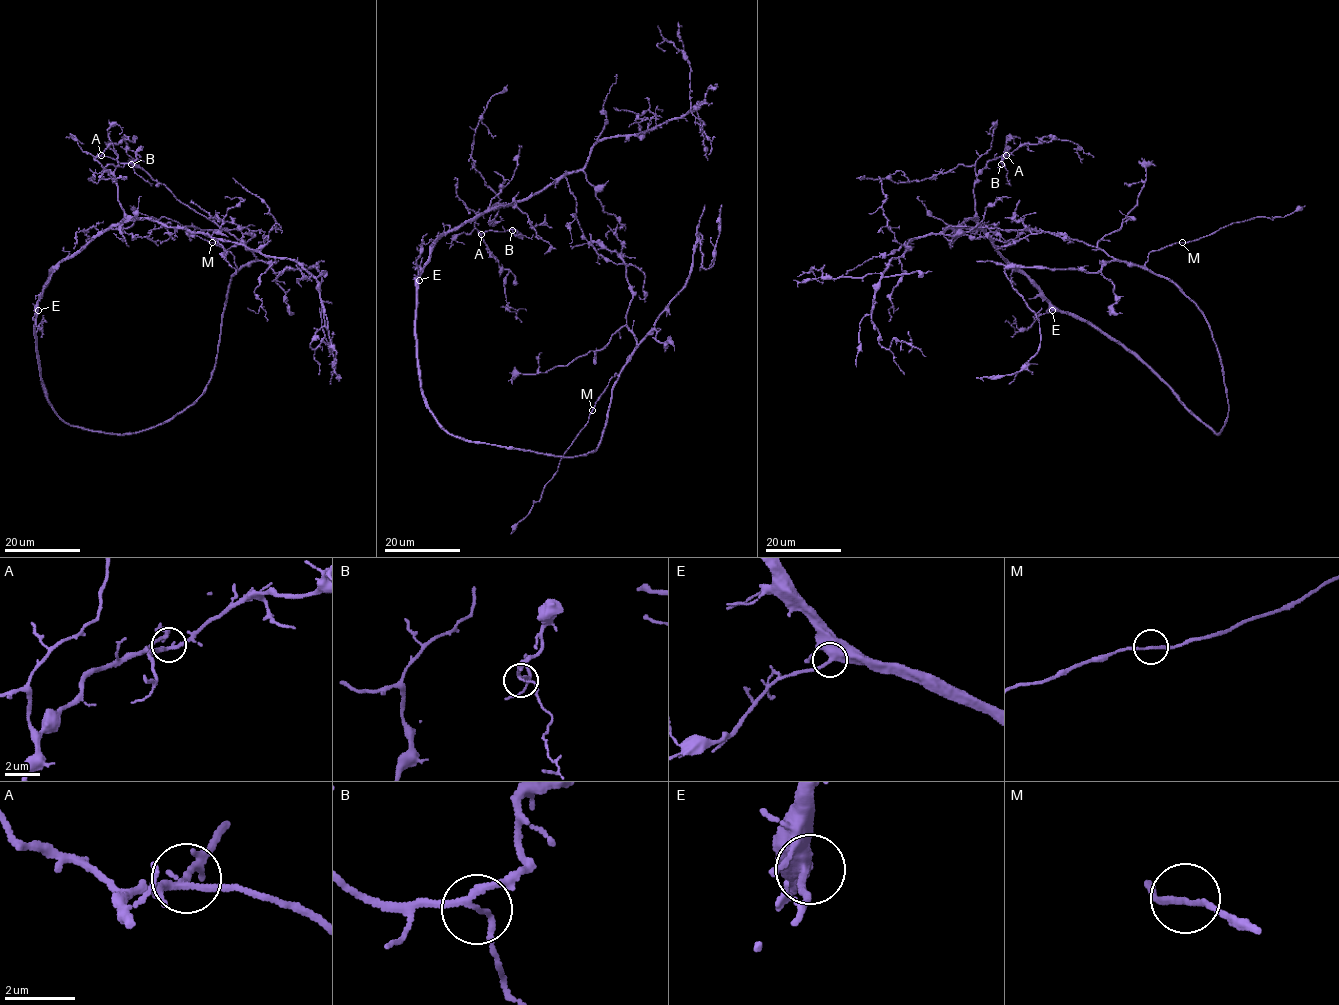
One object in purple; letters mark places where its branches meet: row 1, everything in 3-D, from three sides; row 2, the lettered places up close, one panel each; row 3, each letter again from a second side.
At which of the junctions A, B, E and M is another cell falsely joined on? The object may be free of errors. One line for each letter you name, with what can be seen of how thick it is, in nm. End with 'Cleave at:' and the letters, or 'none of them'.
Cleave at: none of them

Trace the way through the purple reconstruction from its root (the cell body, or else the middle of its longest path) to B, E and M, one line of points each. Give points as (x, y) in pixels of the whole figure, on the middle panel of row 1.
B: (430, 410), (416, 341), (416, 283), (430, 249), (443, 234), (504, 205), (498, 202), (476, 229), (512, 230)
E: (430, 410), (421, 388), (416, 341), (419, 280)
M: (430, 410), (445, 430), (465, 439), (560, 457), (585, 455), (598, 447), (618, 377), (616, 374), (592, 410)

